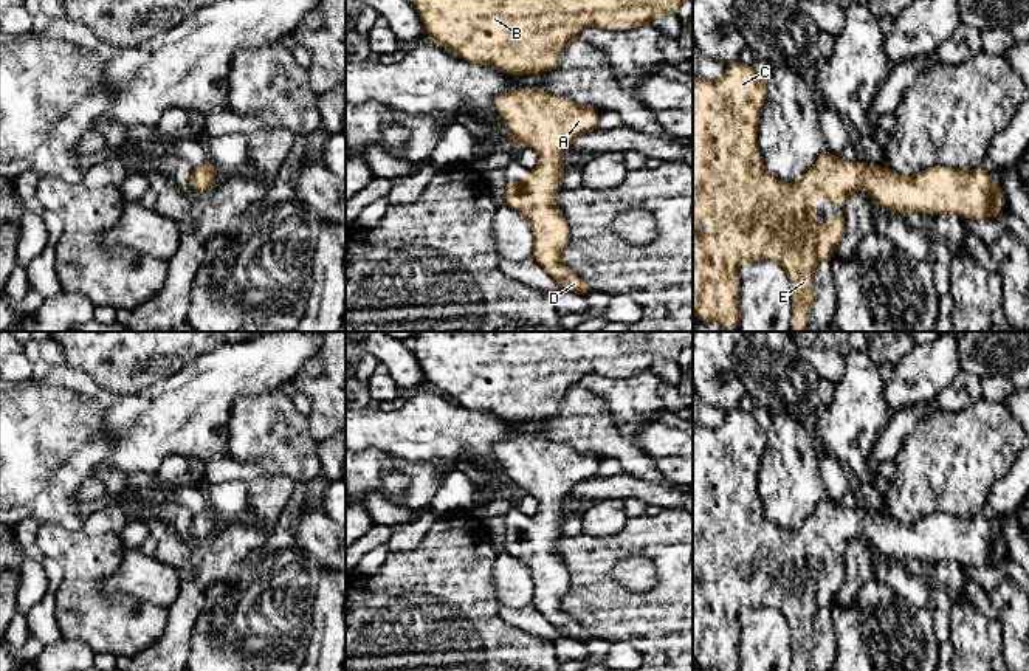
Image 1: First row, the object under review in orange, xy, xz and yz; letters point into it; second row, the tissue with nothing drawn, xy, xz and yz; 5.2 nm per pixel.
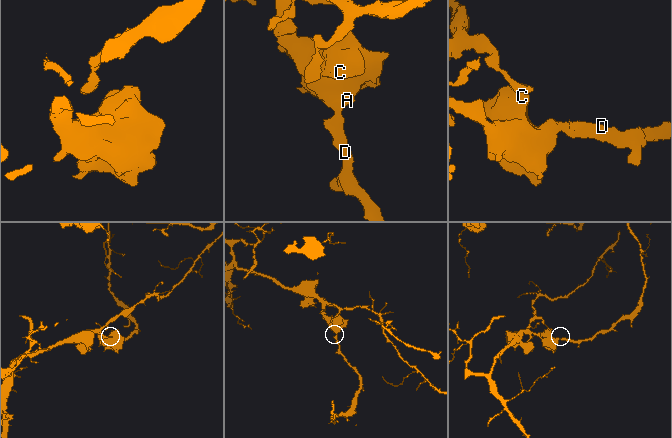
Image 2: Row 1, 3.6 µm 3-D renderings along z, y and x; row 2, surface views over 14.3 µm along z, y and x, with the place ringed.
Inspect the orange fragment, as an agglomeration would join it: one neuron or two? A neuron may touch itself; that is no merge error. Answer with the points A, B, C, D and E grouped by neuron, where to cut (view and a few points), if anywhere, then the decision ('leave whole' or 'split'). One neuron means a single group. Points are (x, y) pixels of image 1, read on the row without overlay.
A B C D E | no cut | leave whole

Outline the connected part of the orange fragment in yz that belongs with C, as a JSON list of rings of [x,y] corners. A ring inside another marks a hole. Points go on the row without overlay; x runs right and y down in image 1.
[[[739,408],[728,412],[718,428],[693,425],[693,662],[704,669],[739,671],[738,617],[742,611],[772,606],[786,617],[790,626],[790,671],[807,671],[815,648],[814,617],[818,609],[832,606],[834,598],[846,583],[845,558],[832,561],[828,569],[818,572],[812,564],[821,558],[809,552],[810,545],[829,547],[843,556],[852,538],[865,536],[879,550],[879,555],[902,563],[914,558],[983,567],[1004,561],[998,552],[1003,535],[995,533],[989,521],[979,513],[969,519],[934,513],[914,524],[900,524],[886,513],[866,513],[862,508],[849,510],[832,499],[826,499],[818,504],[798,530],[783,530],[764,516],[758,496],[758,470],[766,446],[767,431],[759,426],[753,414]],[[704,564],[713,567],[713,575],[705,587],[702,586]]]

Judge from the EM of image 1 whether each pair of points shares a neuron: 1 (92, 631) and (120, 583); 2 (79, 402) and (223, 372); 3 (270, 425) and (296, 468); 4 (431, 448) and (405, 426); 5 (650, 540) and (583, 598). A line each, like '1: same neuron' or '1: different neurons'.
1: different neurons
2: same neuron
3: same neuron
4: same neuron
5: same neuron

